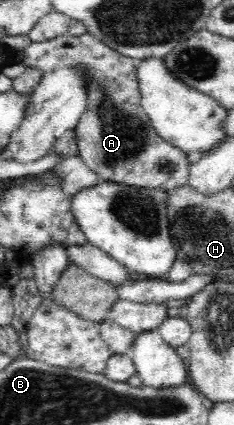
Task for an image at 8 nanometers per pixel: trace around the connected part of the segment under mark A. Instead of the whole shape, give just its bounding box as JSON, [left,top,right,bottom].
[19,33,189,190]

